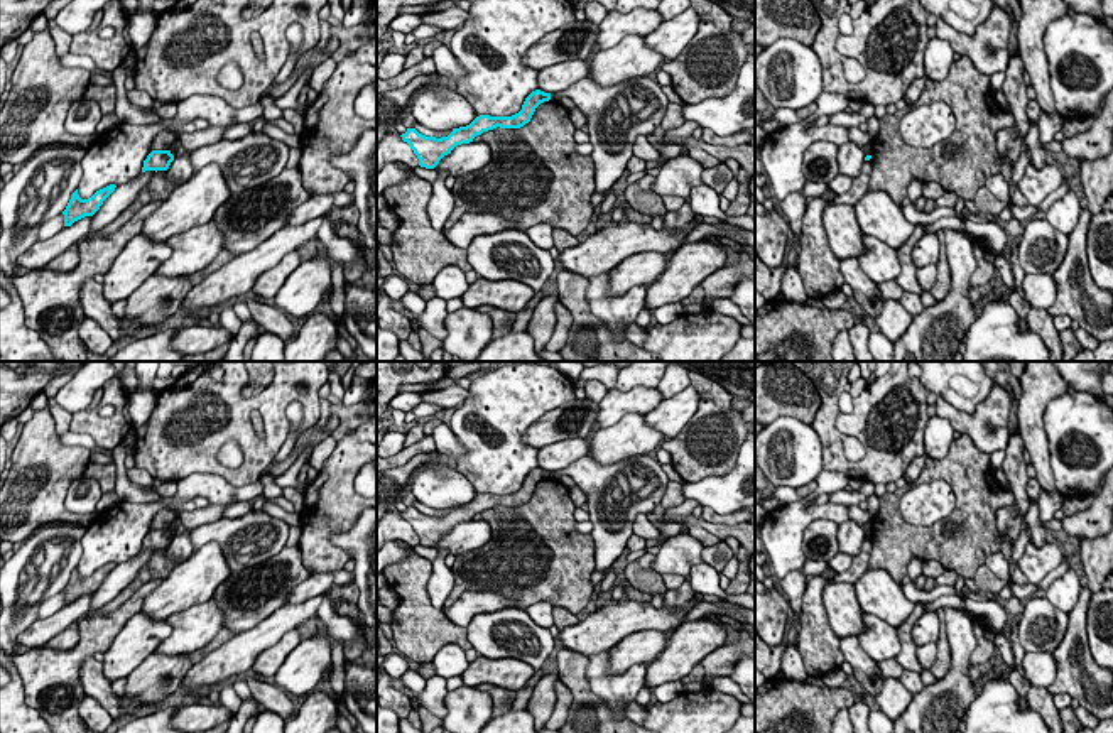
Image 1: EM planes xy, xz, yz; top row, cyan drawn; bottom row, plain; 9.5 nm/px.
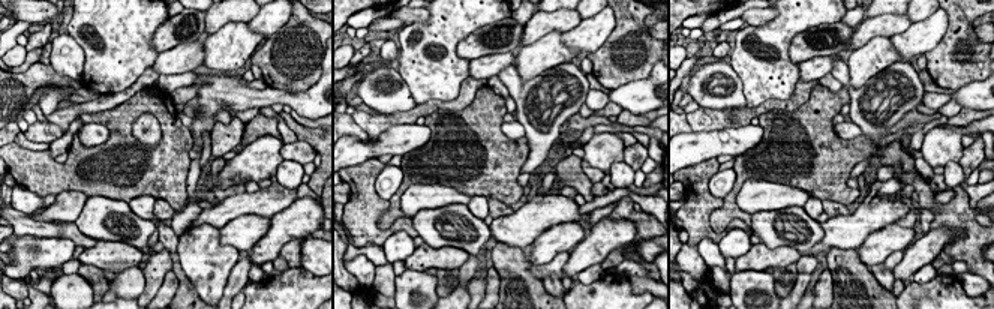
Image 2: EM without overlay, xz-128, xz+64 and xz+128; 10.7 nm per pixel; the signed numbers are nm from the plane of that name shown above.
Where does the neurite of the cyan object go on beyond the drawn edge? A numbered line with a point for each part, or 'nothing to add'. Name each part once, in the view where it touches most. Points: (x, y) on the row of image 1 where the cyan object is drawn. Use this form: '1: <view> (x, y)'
nothing to add

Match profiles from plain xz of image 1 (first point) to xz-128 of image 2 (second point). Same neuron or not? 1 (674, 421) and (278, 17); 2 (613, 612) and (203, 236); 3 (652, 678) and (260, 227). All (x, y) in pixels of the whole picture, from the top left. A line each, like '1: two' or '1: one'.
1: one
2: two
3: two

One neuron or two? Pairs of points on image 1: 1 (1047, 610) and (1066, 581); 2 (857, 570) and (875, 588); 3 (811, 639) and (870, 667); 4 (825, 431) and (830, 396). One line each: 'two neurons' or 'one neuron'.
1: two neurons
2: two neurons
3: two neurons
4: one neuron

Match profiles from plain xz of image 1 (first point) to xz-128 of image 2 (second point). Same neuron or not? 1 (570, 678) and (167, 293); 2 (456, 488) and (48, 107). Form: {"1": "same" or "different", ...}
{"1": "different", "2": "same"}

